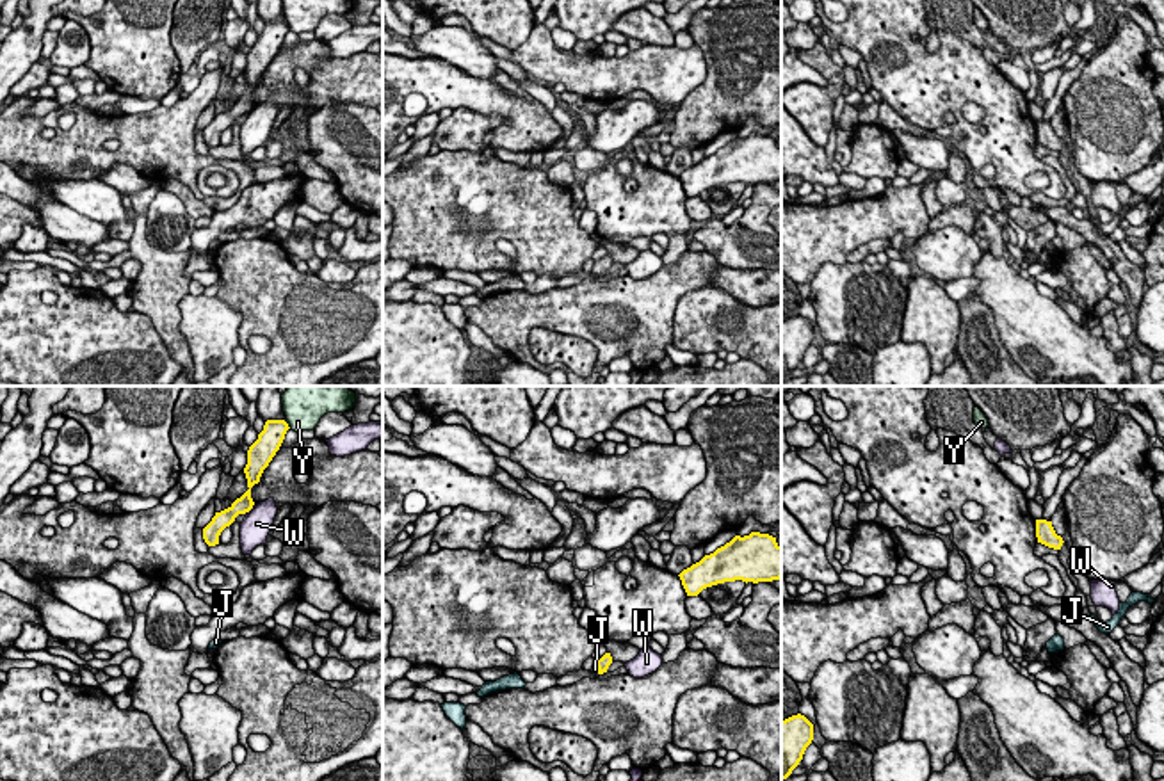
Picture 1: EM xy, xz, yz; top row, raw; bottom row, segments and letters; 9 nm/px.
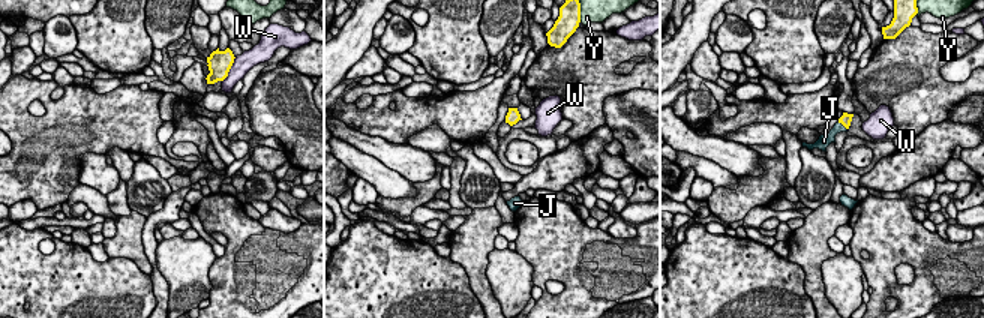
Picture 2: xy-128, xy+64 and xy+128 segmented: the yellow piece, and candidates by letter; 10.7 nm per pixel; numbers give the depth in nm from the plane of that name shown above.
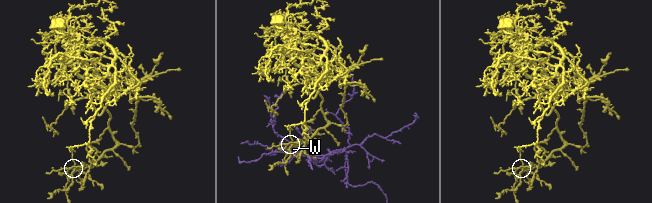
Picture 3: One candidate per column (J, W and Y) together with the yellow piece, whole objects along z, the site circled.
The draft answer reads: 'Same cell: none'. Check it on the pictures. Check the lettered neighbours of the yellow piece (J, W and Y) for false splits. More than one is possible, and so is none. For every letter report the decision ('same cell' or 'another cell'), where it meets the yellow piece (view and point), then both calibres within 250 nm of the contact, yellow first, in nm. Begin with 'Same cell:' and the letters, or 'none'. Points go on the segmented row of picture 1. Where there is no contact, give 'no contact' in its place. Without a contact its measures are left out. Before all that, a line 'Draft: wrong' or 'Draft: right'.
Draft: wrong
Same cell: J
J: same cell; contact xz (598, 669); calibres 120 and 60 nm
W: another cell; contact xy (251, 507); calibres 160 and 260 nm
Y: another cell; contact xy (287, 426); calibres 220 and 380 nm

